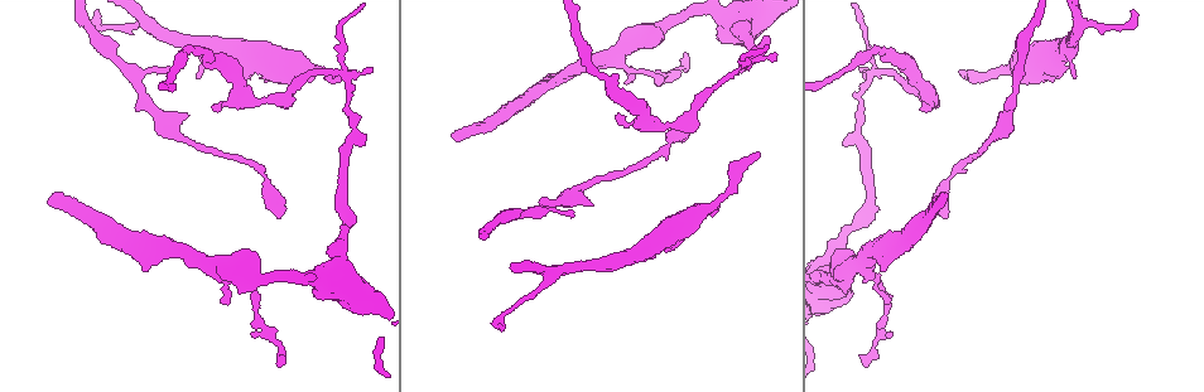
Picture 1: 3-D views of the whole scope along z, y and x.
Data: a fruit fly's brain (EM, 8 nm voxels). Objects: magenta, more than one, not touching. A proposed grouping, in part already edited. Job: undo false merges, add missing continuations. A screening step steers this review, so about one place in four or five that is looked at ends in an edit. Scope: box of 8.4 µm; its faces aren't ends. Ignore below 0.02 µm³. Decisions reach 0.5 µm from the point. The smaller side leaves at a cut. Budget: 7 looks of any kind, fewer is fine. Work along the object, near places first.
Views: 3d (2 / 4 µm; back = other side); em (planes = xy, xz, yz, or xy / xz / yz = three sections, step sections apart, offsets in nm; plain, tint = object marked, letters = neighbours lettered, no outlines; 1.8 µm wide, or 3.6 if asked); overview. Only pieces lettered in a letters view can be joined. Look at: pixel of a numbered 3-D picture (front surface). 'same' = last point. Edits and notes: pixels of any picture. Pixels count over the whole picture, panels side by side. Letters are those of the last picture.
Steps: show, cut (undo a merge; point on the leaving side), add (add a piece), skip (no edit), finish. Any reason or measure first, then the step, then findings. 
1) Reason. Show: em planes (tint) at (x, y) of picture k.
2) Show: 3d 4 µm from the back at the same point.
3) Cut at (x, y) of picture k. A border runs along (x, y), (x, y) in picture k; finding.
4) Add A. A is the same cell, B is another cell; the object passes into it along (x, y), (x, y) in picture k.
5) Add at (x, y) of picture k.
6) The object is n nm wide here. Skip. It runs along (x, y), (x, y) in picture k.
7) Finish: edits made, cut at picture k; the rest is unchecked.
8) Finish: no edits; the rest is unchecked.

Branch stops here. Show: 3d 4 µm at (683, 141) of picture 1.

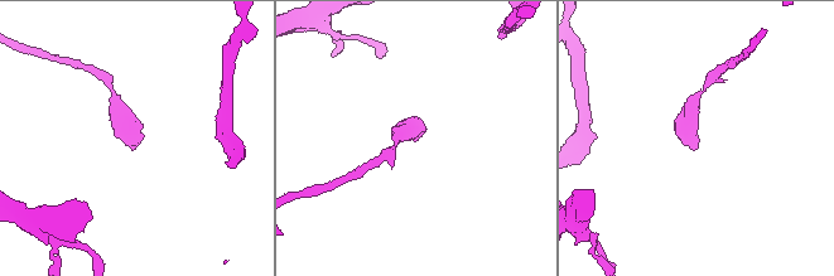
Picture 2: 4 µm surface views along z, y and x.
Now the EM. Show: em yz step 16 (plain) at (135, 148) of picture 2.

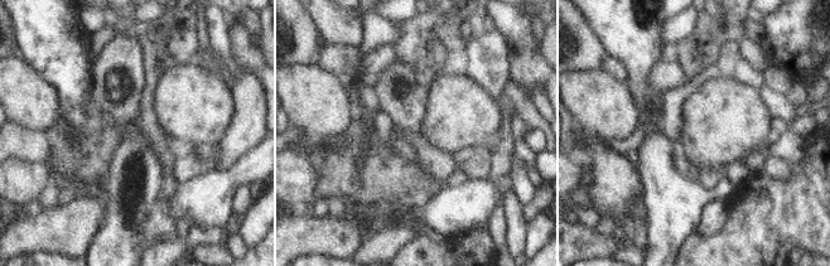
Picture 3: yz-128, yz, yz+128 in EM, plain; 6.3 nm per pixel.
Show: em yz step 16 (letters) at the same point.

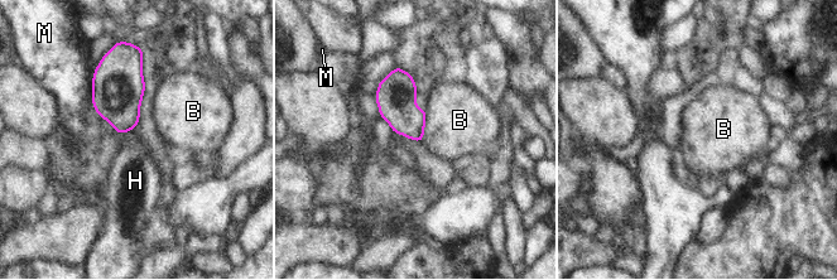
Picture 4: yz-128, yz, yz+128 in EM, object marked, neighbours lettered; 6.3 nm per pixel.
Skip. B, H and M are other cells; a border runs along (427, 111), (422, 143) in picture 4; no lettered piece goes on from it.

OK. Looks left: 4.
Sharp bend. Show: 3d 2 µm at (866, 81) of picture 1.

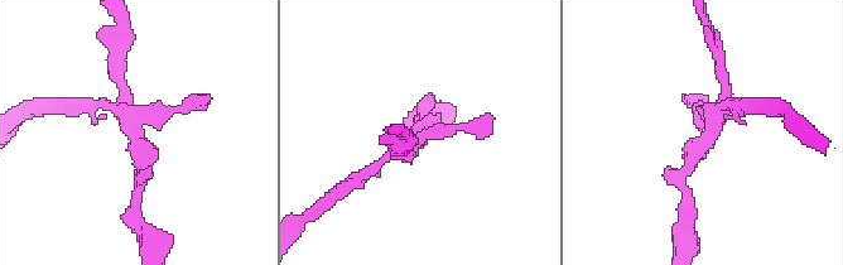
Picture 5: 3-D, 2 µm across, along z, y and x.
Shape alone is not enough. Show: em yz step 16 (tint) at (134, 128) of picture 5.

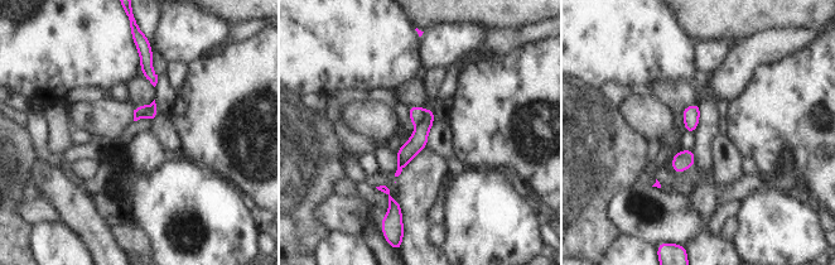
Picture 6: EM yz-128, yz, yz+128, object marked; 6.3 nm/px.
Cut it another way. Show: em planes (letters) at the same point.

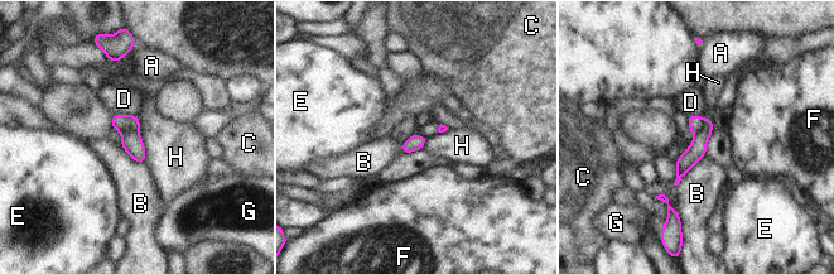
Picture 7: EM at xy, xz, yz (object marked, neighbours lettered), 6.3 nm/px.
The object is 100 nm wide here. Cut at (695, 123) of picture 7. A, B, C, D, E, F, G and H are other cells; a border runs along (704, 120), (703, 128), (694, 136) in picture 7; two neurons meet here.

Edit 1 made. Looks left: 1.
Finish: edits made, cut at picture 7; the rest is unchecked.

